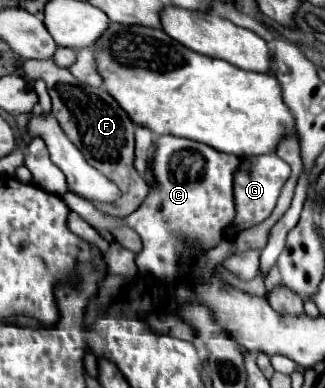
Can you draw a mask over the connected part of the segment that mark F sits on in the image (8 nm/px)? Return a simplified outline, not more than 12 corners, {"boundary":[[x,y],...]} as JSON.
{"boundary":[[24,60],[42,78],[52,116],[88,164],[120,186],[114,216],[150,188],[134,168],[136,124],[104,88],[52,60]]}

